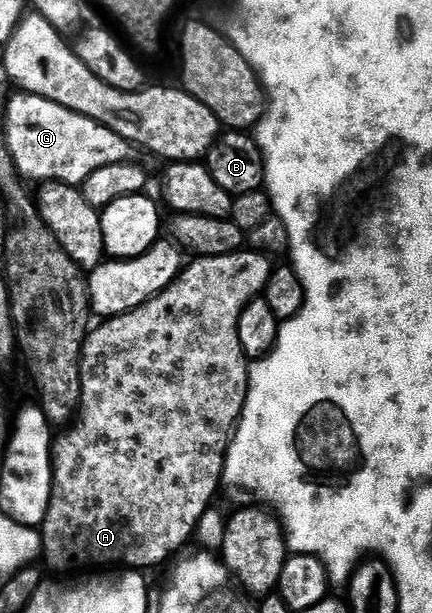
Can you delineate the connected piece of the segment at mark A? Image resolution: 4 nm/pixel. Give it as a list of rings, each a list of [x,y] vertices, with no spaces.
[[[237,251],[227,253],[226,255],[218,255],[217,257],[196,257],[192,262],[185,264],[178,276],[168,287],[162,290],[158,295],[154,295],[146,303],[142,303],[142,307],[138,307],[129,313],[123,313],[117,317],[110,317],[99,322],[100,326],[93,328],[91,332],[84,338],[84,350],[80,353],[80,402],[78,404],[78,412],[75,414],[74,420],[67,426],[69,428],[64,434],[55,438],[52,447],[52,494],[50,495],[50,503],[46,511],[46,519],[42,526],[42,557],[48,560],[48,565],[58,572],[64,573],[60,575],[72,575],[75,569],[88,569],[84,571],[92,571],[95,565],[112,565],[108,567],[123,567],[128,571],[148,571],[151,565],[160,565],[167,557],[172,557],[187,541],[193,540],[196,532],[196,525],[202,519],[204,512],[213,504],[212,501],[216,497],[216,488],[219,490],[222,485],[224,475],[224,454],[228,451],[230,438],[240,420],[241,413],[244,412],[244,400],[248,398],[248,371],[250,368],[249,358],[244,356],[242,351],[242,343],[238,339],[238,319],[242,319],[242,311],[246,311],[246,307],[250,302],[257,300],[263,294],[267,287],[268,280],[274,270],[273,262],[266,253],[254,253],[251,251]]]

